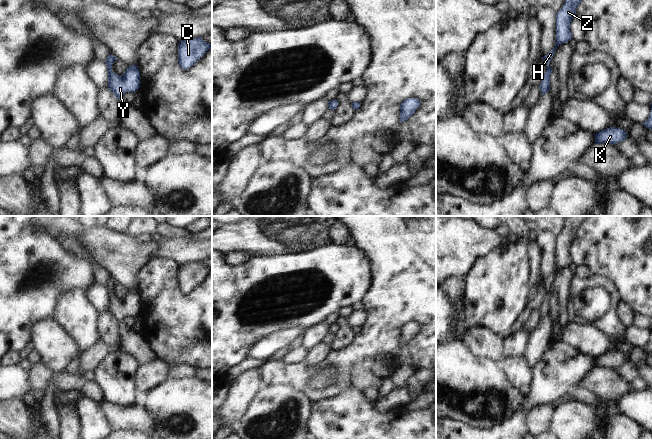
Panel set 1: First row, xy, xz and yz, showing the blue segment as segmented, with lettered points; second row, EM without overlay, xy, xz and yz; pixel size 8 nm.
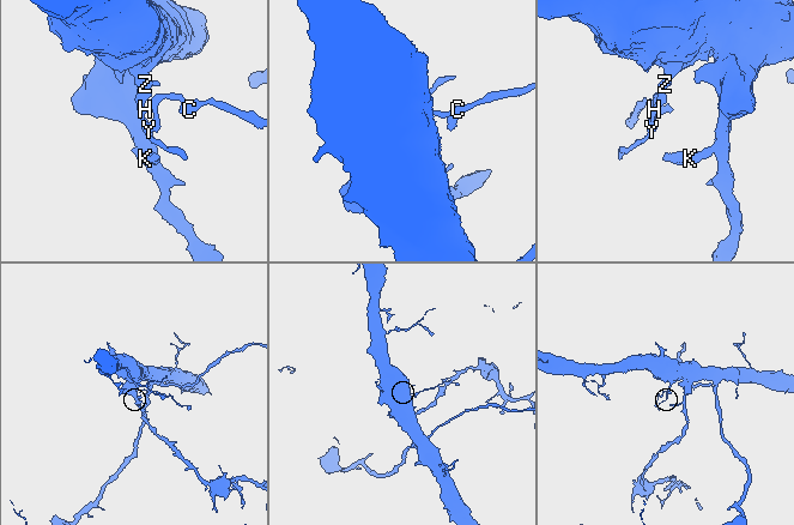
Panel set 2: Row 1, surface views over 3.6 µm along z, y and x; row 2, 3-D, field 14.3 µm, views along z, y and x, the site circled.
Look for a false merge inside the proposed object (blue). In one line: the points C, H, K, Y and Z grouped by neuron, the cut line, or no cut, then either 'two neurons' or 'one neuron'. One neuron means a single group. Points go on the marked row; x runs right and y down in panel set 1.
groups C H K Y Z; cut none; one neuron

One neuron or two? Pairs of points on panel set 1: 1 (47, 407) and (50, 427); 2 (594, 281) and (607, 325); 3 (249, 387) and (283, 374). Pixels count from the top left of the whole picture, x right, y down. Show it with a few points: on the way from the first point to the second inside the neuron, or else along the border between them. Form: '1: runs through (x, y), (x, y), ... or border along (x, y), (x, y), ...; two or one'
1: runs through (48, 412), (50, 422); one
2: runs through (607, 286), (614, 293), (614, 304), (611, 312); one
3: border along (259, 367), (259, 376), (264, 385); two

